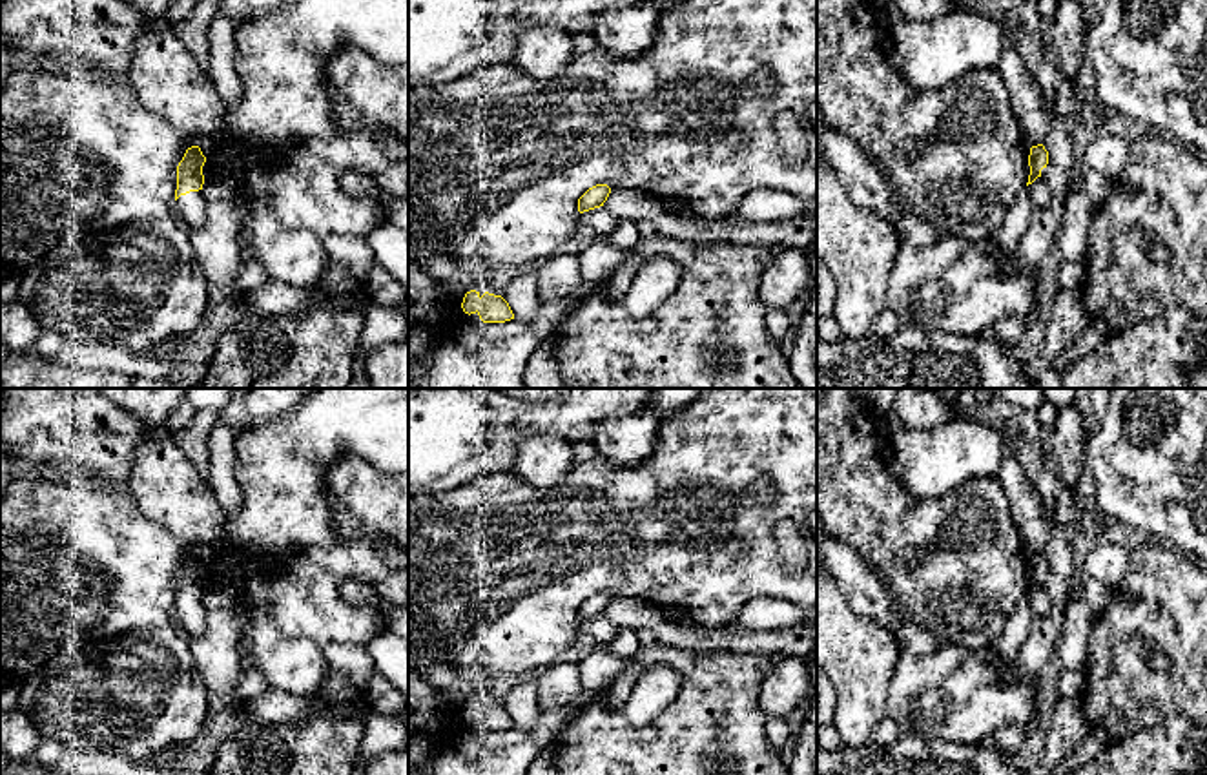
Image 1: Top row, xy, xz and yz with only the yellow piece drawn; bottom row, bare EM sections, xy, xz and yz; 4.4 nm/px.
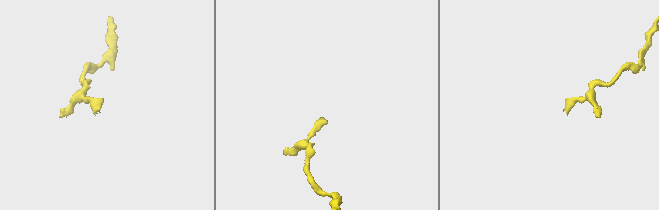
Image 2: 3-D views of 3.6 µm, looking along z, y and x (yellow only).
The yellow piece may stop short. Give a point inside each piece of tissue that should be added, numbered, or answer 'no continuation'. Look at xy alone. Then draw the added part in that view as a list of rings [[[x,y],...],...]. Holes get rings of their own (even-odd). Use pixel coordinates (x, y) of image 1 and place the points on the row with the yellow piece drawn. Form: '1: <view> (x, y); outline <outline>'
1: xy (192, 206); outline [[[201,190],[181,195],[175,204],[175,212],[182,215],[191,228],[204,224],[206,210],[208,202]]]

